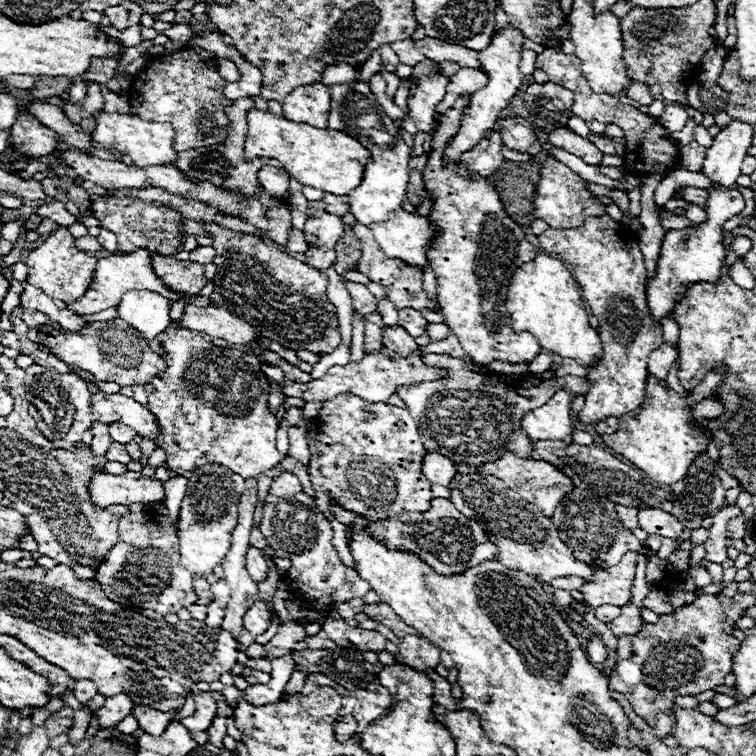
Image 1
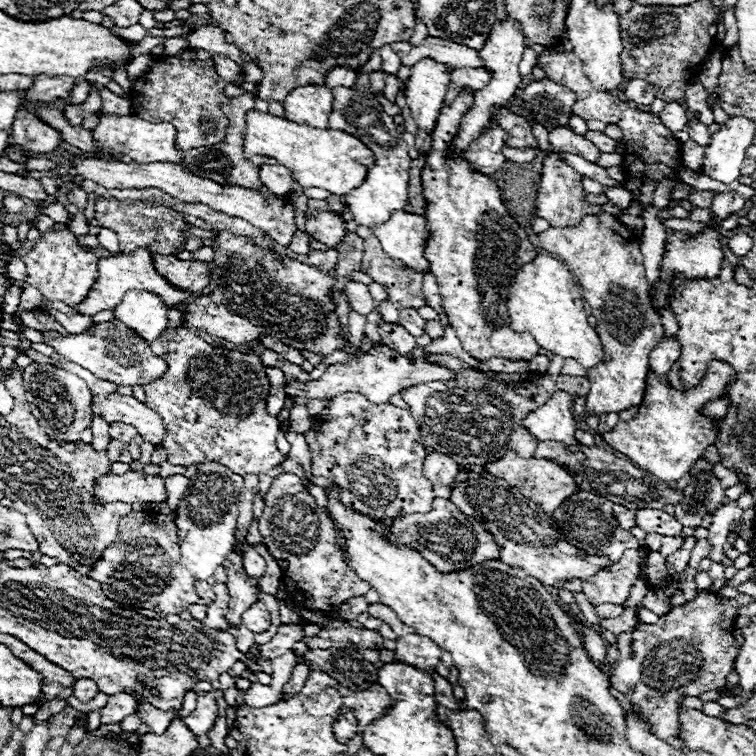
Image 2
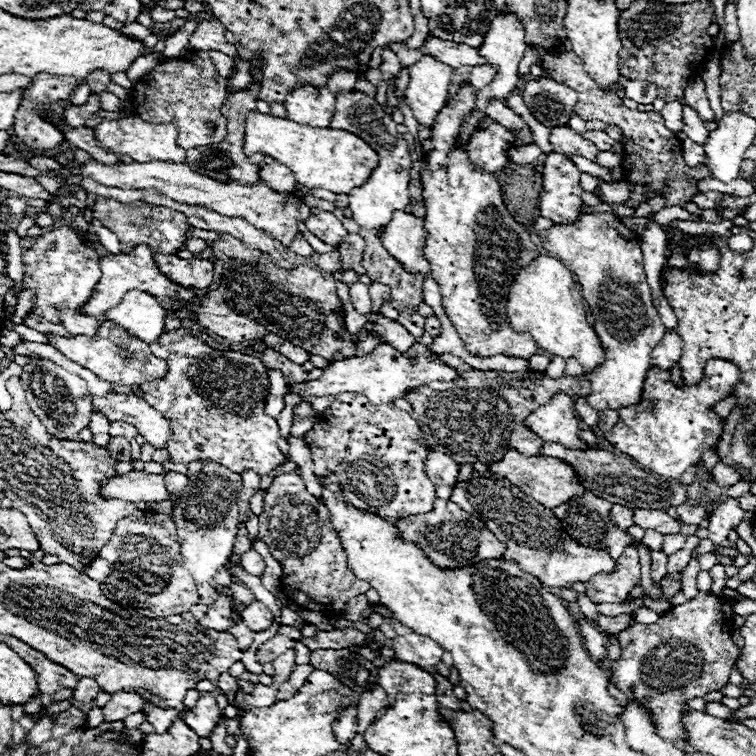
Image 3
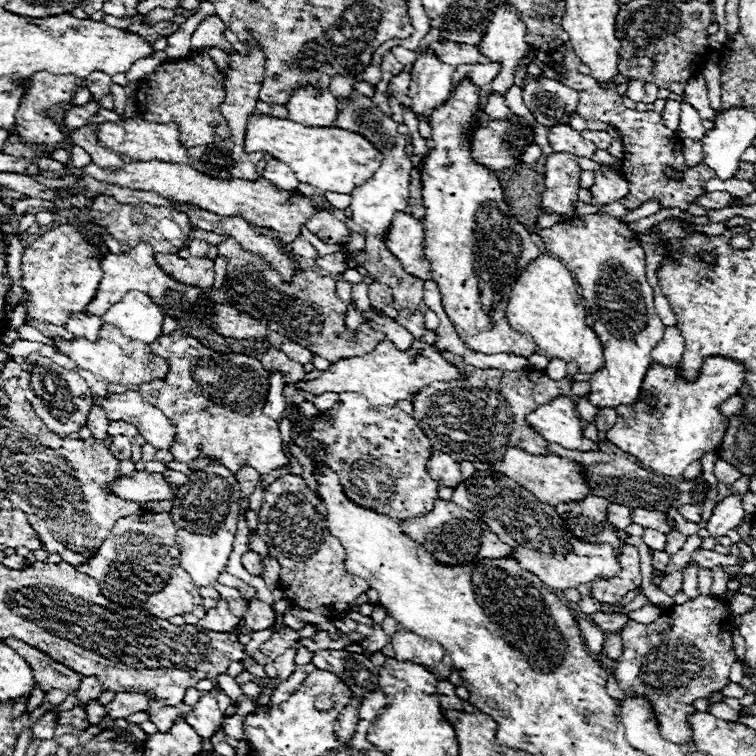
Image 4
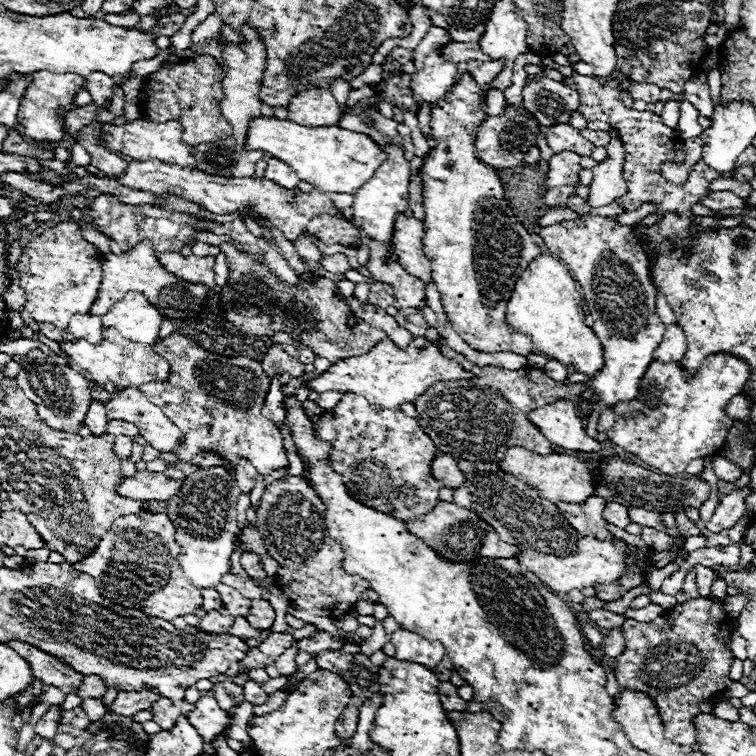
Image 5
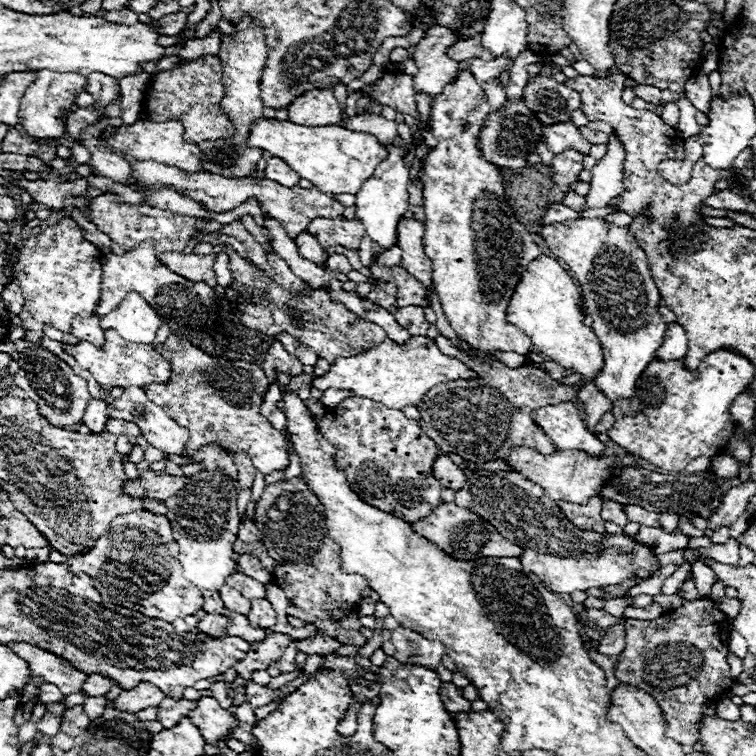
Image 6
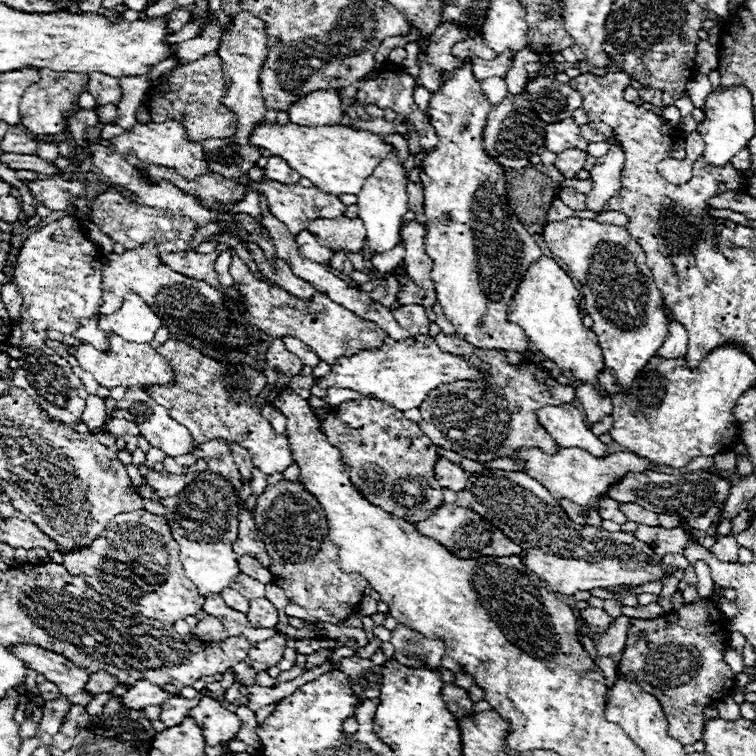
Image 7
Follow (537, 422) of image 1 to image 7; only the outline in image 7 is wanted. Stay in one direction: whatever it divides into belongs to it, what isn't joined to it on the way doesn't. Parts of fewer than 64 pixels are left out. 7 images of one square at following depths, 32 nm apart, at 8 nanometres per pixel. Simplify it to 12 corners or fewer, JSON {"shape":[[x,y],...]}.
{"shape":[[544,406],[536,416],[560,448],[606,456],[576,406]]}

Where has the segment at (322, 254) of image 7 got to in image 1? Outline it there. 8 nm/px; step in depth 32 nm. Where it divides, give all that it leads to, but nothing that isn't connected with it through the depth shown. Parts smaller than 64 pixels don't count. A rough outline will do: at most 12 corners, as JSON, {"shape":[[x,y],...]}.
{"shape":[[298,228],[288,232],[284,246],[288,252],[306,252],[304,232]]}

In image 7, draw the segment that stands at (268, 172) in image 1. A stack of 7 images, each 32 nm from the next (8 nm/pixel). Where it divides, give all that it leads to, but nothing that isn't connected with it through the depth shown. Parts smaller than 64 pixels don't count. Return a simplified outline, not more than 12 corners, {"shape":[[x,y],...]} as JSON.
{"shape":[[270,156],[266,178],[280,184],[296,184],[294,172],[280,156]]}

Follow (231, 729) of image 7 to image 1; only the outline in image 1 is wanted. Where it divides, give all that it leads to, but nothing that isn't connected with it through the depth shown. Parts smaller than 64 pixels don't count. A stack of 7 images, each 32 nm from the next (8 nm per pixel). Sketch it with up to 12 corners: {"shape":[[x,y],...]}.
{"shape":[[212,692],[194,696],[196,712],[182,724],[190,732],[204,732],[216,714]]}

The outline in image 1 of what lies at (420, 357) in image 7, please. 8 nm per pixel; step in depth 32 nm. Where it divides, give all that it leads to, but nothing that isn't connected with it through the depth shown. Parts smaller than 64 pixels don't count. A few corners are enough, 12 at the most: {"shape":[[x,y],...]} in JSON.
{"shape":[[380,348],[360,362],[332,366],[308,384],[284,382],[300,400],[356,394],[386,402],[398,386],[444,378],[420,352],[398,358]]}

